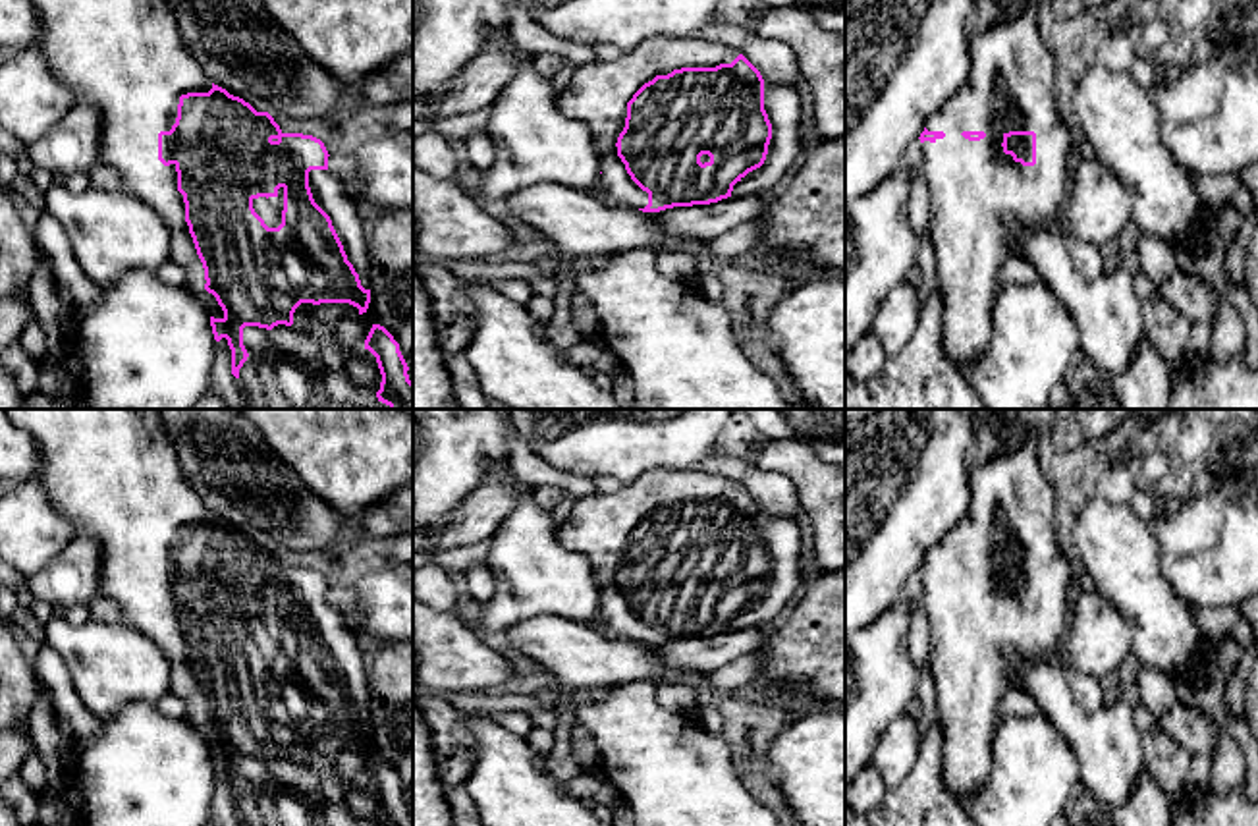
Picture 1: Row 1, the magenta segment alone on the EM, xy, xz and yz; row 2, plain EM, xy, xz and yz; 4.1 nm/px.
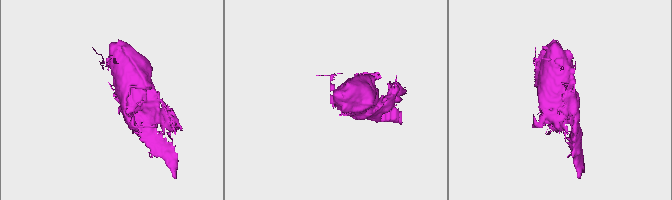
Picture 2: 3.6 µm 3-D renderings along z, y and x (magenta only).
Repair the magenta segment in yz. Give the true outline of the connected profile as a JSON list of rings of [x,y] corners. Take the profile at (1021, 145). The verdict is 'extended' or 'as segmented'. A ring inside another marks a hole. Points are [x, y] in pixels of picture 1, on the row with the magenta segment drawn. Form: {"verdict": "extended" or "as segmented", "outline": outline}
{"verdict": "extended", "outline": [[[1030,2],[1019,17],[971,35],[971,73],[965,85],[926,120],[918,137],[922,143],[918,168],[930,199],[936,286],[944,299],[944,355],[965,374],[990,345],[992,311],[999,288],[996,272],[1003,261],[1017,257],[1011,241],[1025,226],[1063,226],[1071,181],[1067,176],[1071,131],[1055,104],[1057,64],[1048,41],[1040,35],[1038,14],[1040,8]]]}

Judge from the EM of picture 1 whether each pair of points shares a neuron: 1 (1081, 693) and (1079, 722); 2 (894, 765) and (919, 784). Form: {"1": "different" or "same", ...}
{"1": "different", "2": "different"}

